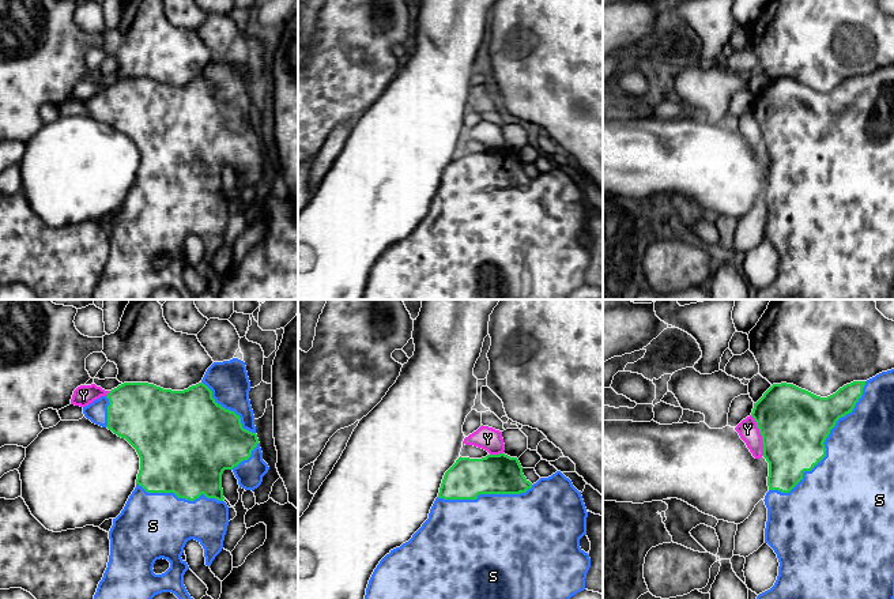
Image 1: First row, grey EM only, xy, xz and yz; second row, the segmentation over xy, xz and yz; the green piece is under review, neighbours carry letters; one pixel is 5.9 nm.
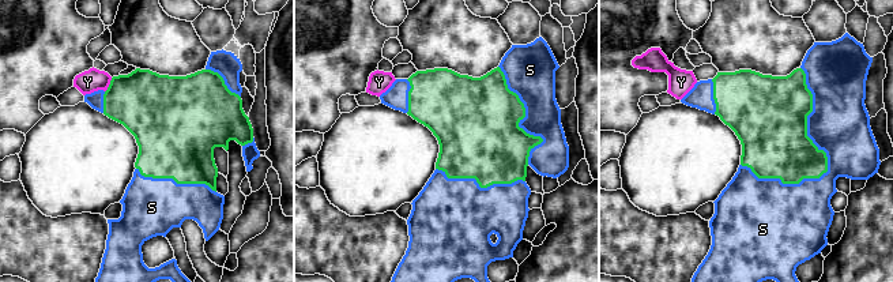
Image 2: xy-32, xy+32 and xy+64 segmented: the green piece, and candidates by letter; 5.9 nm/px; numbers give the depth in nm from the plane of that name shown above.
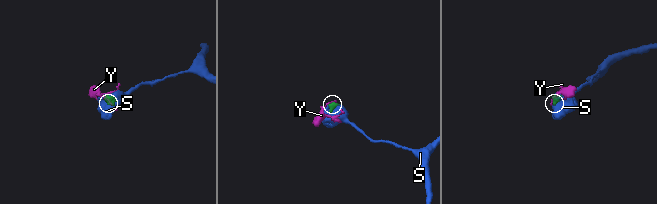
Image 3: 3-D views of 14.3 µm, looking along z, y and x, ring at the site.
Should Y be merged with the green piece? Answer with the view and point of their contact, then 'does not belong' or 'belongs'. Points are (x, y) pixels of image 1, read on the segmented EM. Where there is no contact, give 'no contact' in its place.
yz (761, 434) | does not belong

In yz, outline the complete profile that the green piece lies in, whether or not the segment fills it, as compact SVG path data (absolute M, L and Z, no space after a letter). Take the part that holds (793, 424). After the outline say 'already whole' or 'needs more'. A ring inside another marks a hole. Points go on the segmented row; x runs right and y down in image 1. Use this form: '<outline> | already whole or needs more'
M894 369L867 381L846 384L827 398L793 384L773 384L754 403L751 417L762 436L763 457L769 463L769 491L763 500L767 508L765 543L774 550L780 562L774 585L757 599L894 599Z | needs more

